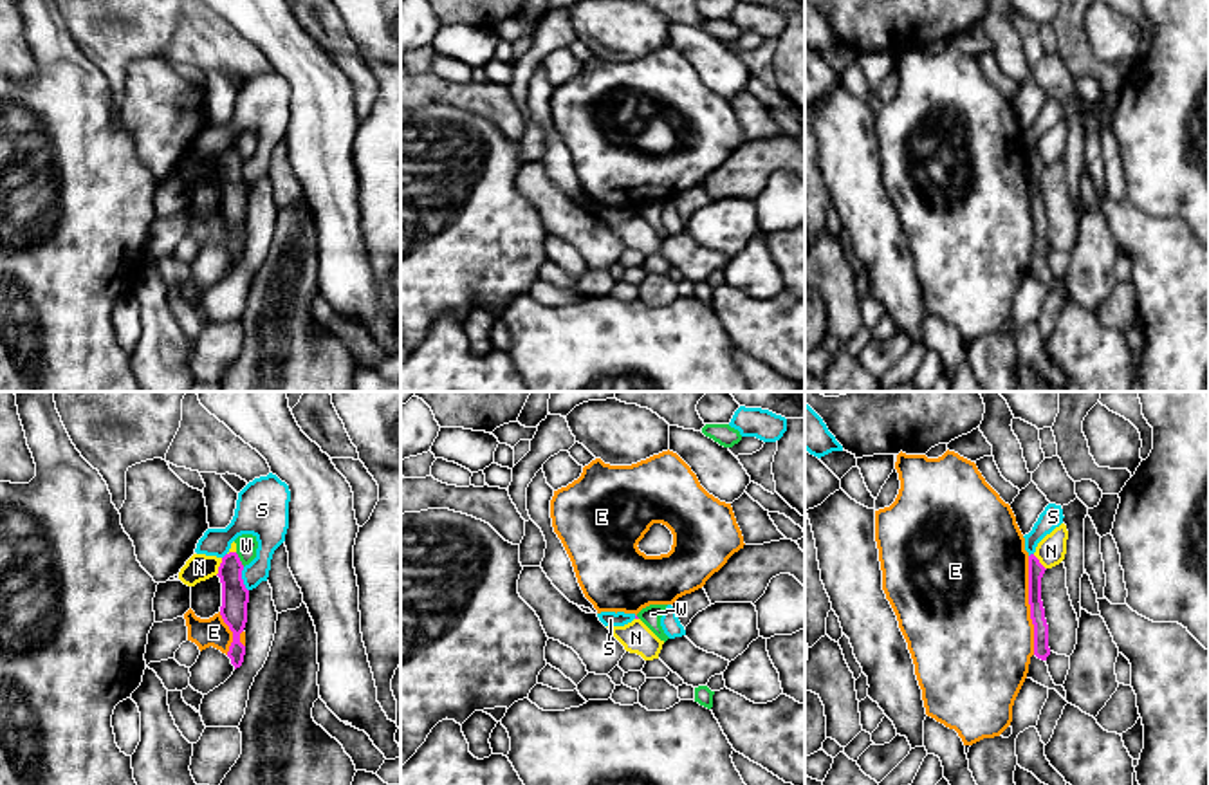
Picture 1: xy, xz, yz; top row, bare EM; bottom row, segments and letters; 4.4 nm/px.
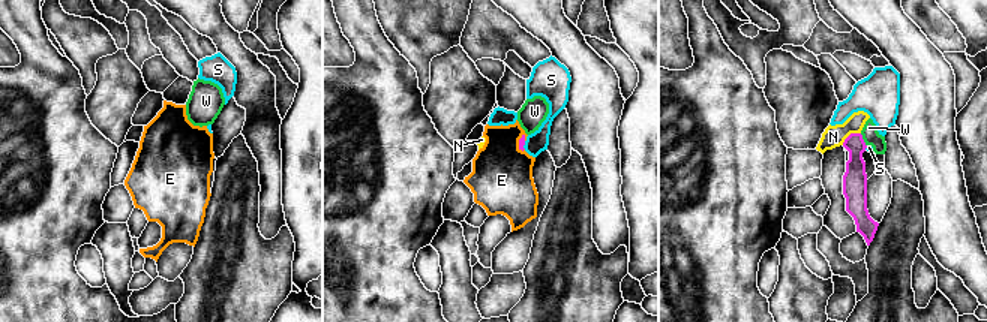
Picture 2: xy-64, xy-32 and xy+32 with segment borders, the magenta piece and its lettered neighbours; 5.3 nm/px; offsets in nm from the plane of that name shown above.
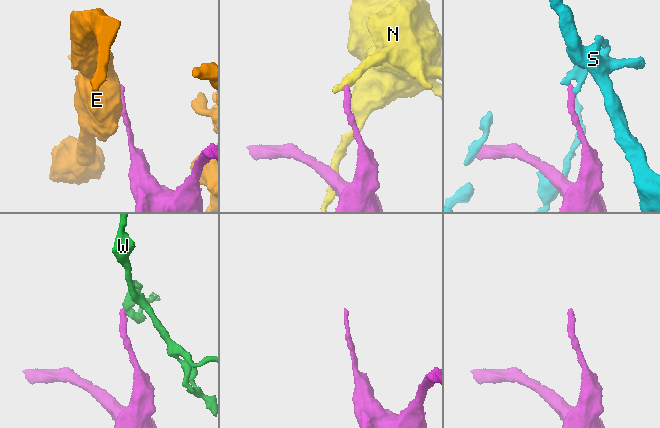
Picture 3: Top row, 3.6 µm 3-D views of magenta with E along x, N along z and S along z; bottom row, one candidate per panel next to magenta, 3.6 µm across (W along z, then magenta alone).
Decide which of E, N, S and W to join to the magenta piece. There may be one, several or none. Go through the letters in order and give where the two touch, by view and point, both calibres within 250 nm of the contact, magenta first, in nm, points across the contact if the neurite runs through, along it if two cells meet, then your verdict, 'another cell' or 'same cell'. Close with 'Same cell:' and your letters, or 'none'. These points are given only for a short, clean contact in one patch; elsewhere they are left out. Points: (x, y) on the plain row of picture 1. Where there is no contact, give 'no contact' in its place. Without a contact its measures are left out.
E: contact yz (1029, 199); calibres 70 and 500 nm; another cell
N: contact xy (219, 163); calibres 120 and 120 nm; another cell
S: contact xy (242, 175); calibres 120 and 140 nm; another cell
W: contact xy (239, 156); calibres 120 and 100 nm; border xy (235, 148), (244, 161); another cell
Same cell: none

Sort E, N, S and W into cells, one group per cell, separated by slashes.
E / N / S / W

